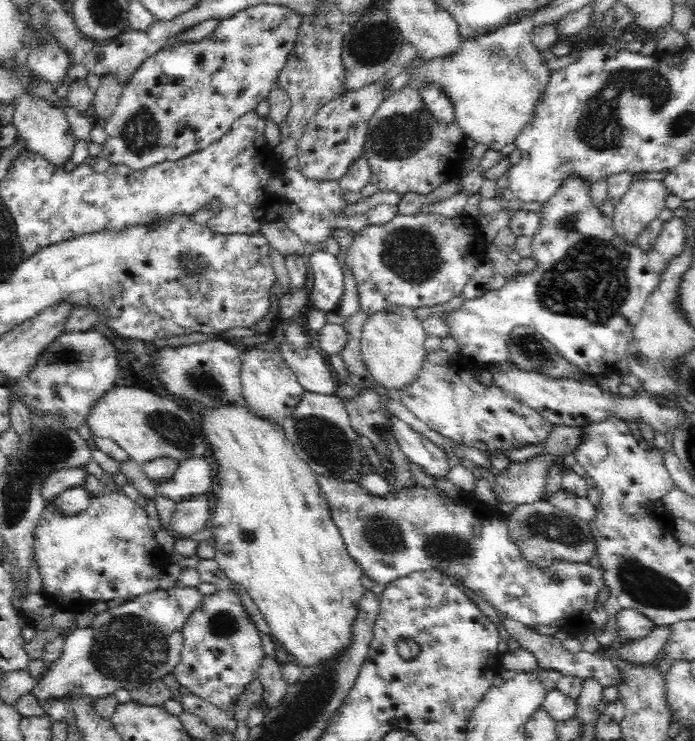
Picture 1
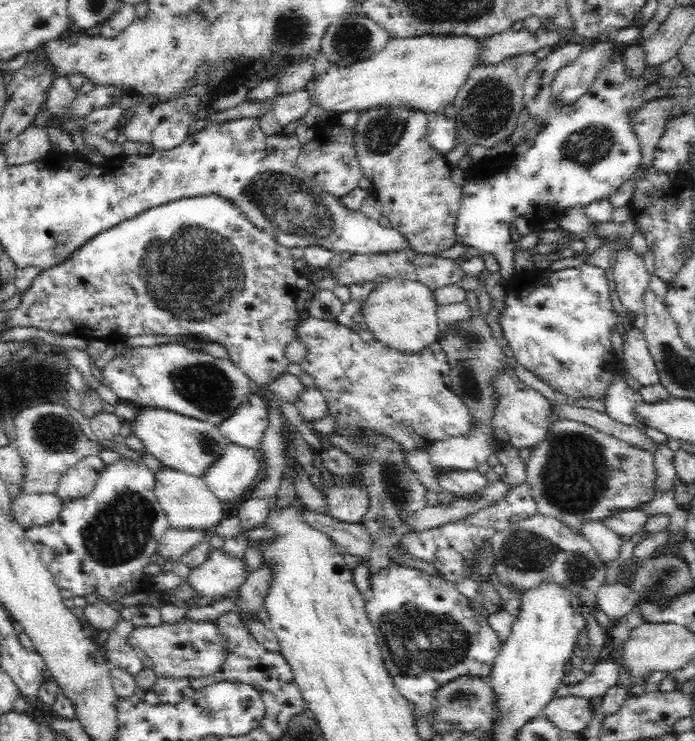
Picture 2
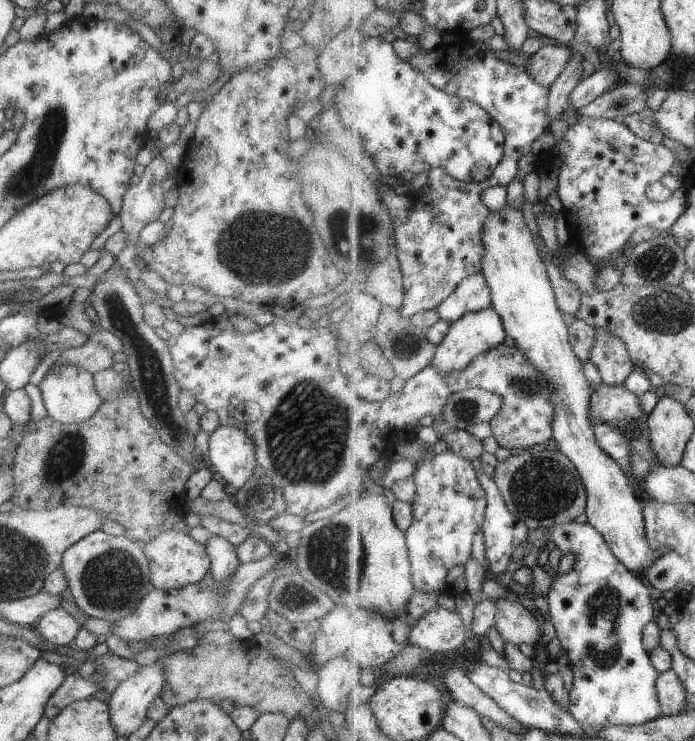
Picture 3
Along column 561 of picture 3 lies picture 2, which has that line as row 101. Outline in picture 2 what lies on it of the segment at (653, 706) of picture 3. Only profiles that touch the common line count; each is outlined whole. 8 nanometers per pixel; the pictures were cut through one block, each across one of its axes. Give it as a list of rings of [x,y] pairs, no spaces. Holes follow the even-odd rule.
[[[576,40],[565,46],[556,46],[550,56],[539,60],[536,66],[528,72],[524,82],[525,109],[534,120],[534,125],[541,124],[541,131],[535,136],[534,141],[526,146],[520,147],[518,156],[505,155],[502,161],[502,174],[486,176],[486,178],[468,177],[462,186],[461,204],[456,210],[456,242],[472,248],[475,252],[489,252],[495,254],[500,263],[499,274],[507,280],[516,276],[514,269],[515,243],[510,237],[511,223],[516,222],[518,217],[531,220],[534,225],[554,220],[559,222],[563,214],[572,207],[585,207],[592,202],[609,200],[610,197],[626,182],[634,177],[640,160],[642,160],[641,146],[636,135],[630,129],[626,110],[634,110],[642,106],[649,99],[646,97],[648,85],[655,84],[651,75],[632,77],[626,74],[623,53],[614,56],[614,62],[608,65],[594,79],[592,86],[586,94],[579,96],[571,105],[552,105],[551,84],[558,70],[568,66],[581,54],[584,45]]]

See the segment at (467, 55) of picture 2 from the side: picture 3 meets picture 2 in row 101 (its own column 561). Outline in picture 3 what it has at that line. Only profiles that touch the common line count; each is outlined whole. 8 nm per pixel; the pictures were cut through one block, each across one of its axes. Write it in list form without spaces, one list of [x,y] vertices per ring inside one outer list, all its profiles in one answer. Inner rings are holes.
[[[505,204],[501,210],[491,212],[491,216],[485,222],[483,228],[483,242],[485,243],[485,258],[483,258],[482,273],[487,278],[487,282],[492,290],[492,306],[497,310],[505,322],[507,334],[516,340],[516,344],[525,352],[533,366],[541,370],[541,374],[553,383],[553,404],[555,404],[555,418],[553,418],[554,440],[558,443],[558,450],[567,458],[573,460],[577,466],[579,474],[588,492],[586,504],[587,521],[603,536],[612,547],[613,554],[623,563],[633,574],[644,578],[647,569],[657,562],[658,555],[649,544],[646,530],[646,520],[644,508],[640,498],[636,495],[634,488],[629,482],[628,474],[619,463],[599,446],[593,420],[591,420],[591,396],[593,396],[593,385],[583,372],[583,361],[577,358],[573,352],[573,346],[569,342],[569,328],[563,318],[563,311],[557,304],[556,290],[549,278],[548,266],[545,264],[539,248],[535,244],[535,238],[525,222],[522,210],[516,210]]]

